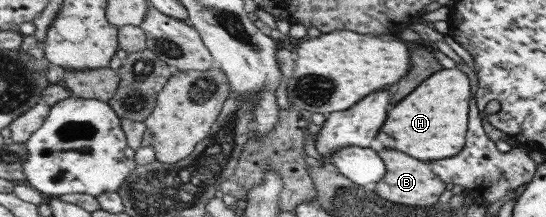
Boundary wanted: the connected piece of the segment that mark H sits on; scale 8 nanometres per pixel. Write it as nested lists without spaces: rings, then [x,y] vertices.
[[[445,68],[423,80],[409,96],[397,102],[374,136],[383,149],[399,150],[416,160],[439,160],[456,156],[465,144],[471,84],[456,68]]]

